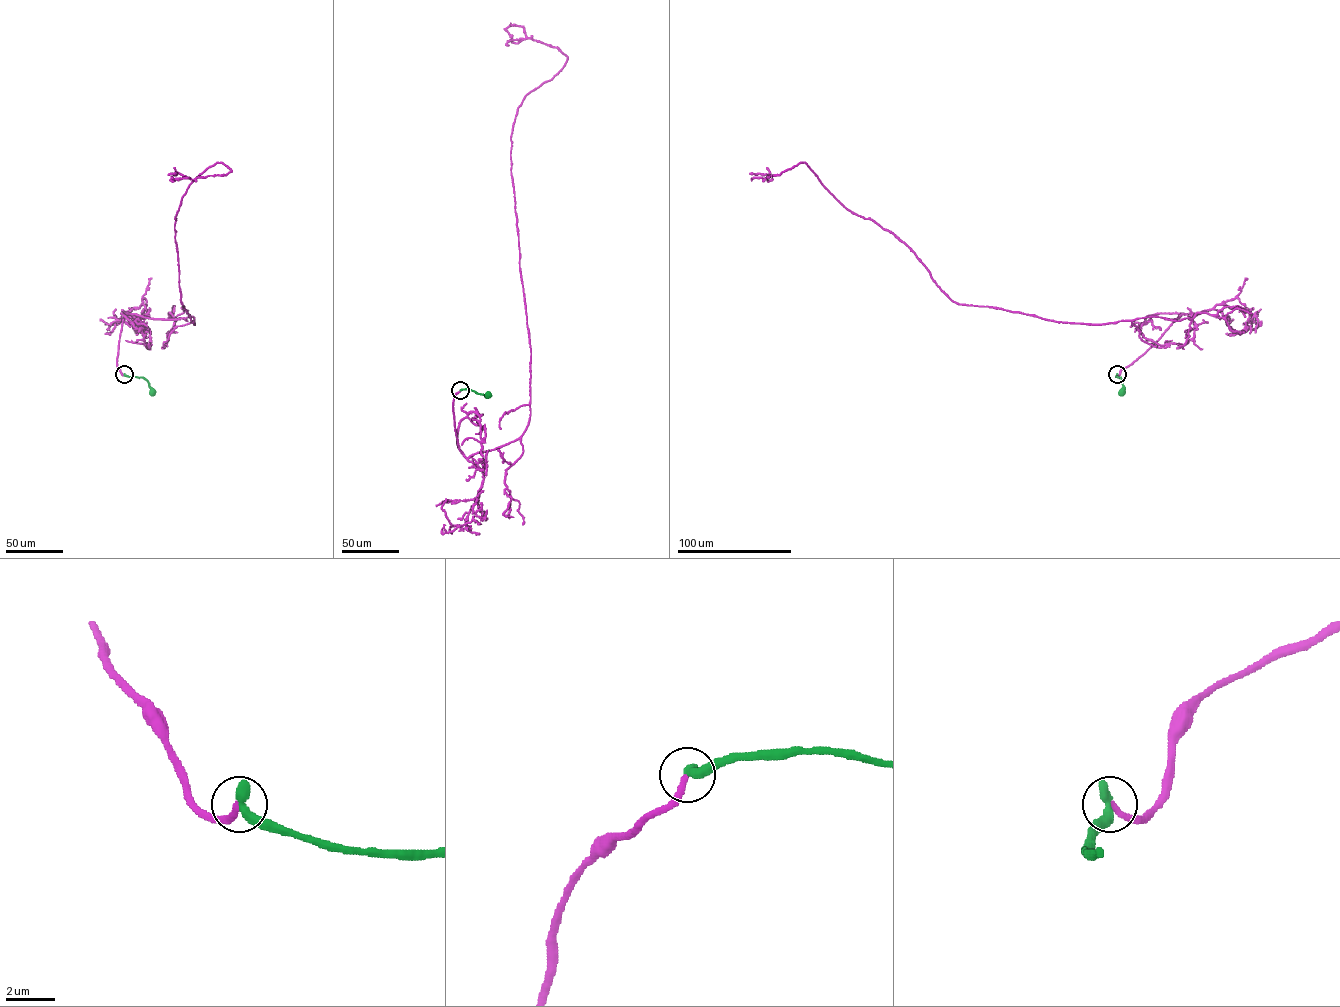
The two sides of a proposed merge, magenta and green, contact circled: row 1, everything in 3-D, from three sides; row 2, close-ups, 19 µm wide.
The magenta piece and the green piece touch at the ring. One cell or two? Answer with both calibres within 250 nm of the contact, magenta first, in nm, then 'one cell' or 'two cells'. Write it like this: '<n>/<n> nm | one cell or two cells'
240/480 nm | one cell

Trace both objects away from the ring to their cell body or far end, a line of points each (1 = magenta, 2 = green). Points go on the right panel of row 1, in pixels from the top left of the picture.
1: (1117, 374), (1185, 313), (1088, 324), (959, 304), (804, 162), (749, 173)
2: (1117, 374), (1122, 382), (1122, 392)

